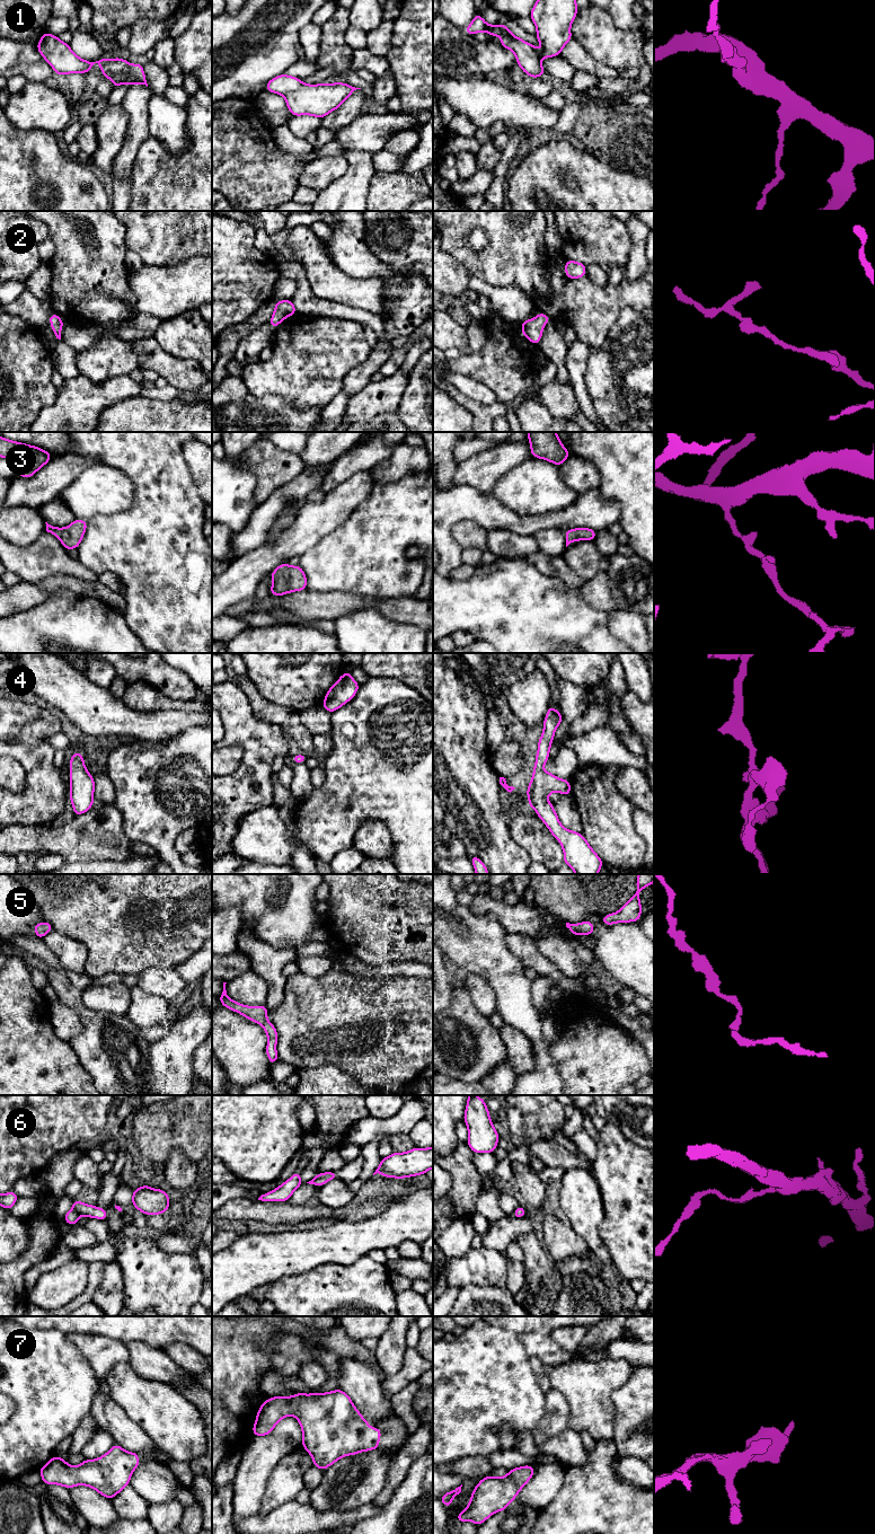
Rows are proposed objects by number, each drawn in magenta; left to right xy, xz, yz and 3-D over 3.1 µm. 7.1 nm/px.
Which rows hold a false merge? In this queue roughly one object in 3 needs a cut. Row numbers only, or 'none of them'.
none of them

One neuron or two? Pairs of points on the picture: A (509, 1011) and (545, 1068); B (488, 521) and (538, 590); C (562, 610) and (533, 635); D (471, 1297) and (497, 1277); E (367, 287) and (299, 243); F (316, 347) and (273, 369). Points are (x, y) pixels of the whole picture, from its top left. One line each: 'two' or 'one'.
A: one
B: two
C: one
D: two
E: one
F: one

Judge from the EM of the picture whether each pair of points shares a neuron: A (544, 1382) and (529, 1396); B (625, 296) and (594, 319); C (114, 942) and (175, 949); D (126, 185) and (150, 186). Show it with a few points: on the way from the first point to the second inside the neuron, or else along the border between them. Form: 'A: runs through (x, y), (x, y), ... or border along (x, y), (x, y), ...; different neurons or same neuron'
A: border along (529, 1361), (533, 1375), (545, 1394); different neurons
B: runs through (617, 297), (602, 311); same neuron
C: runs through (129, 942), (160, 944); same neuron
D: border along (130, 174), (131, 199); different neurons

